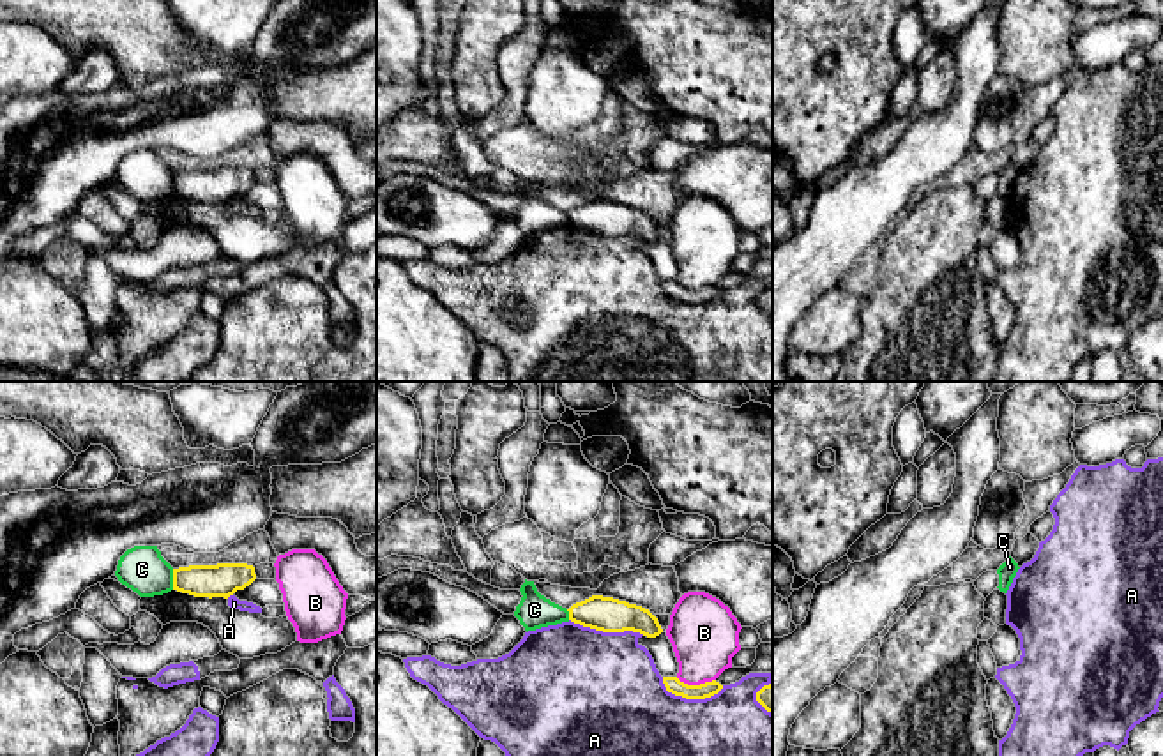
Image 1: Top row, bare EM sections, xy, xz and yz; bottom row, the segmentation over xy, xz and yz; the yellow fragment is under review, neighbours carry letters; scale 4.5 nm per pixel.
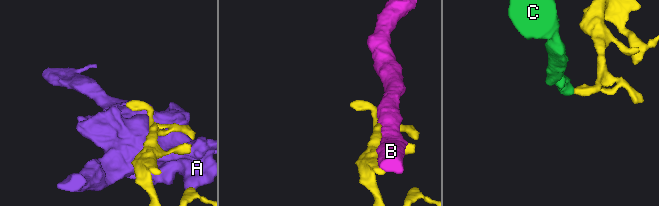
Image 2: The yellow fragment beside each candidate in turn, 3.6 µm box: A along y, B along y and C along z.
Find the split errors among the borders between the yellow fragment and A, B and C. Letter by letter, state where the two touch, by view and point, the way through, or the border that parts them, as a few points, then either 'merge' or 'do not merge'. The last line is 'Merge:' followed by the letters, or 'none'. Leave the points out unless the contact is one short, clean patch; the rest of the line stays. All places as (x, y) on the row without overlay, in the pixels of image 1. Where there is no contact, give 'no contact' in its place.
A: meets yellow in xz at (607, 235); do not merge
B: meets yellow in xz at (695, 290); do not merge
C: meets yellow in xy at (174, 184); border along xy (172, 173), (174, 193); do not merge
Merge: none

